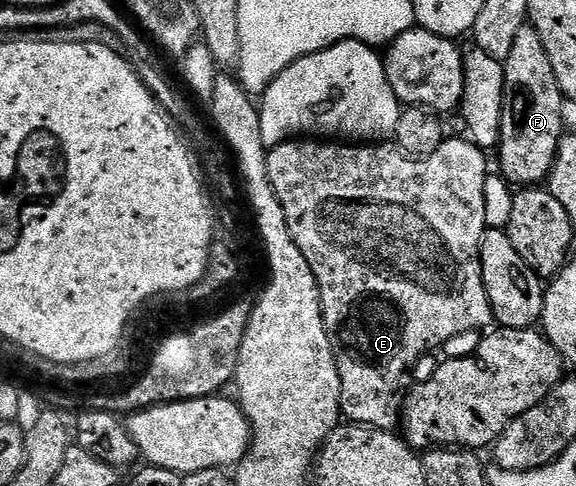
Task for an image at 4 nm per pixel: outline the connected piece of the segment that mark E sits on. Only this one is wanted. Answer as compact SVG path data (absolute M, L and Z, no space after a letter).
M447 137L441 144L440 148L436 148L436 152L432 152L432 156L427 158L413 159L402 153L394 144L327 144L322 140L291 140L288 142L282 142L278 146L273 147L267 153L266 167L268 168L268 176L270 177L270 183L272 188L276 188L276 196L280 200L280 204L284 208L284 216L288 220L288 228L292 232L292 240L296 244L296 248L300 248L300 252L304 252L304 260L308 260L310 270L316 276L316 284L318 285L318 291L322 297L322 315L324 316L324 324L326 325L326 331L328 332L328 340L332 344L332 352L334 353L334 359L338 365L338 371L340 372L340 384L342 385L342 416L347 423L364 426L371 430L389 430L393 431L400 422L400 395L403 393L402 381L406 378L406 373L425 356L426 350L434 350L437 346L442 346L445 342L450 342L453 338L458 338L461 334L470 334L473 330L485 331L487 328L495 325L494 313L490 307L490 301L488 300L488 292L484 288L484 280L482 279L482 265L480 264L480 244L482 238L487 232L485 222L485 196L484 186L485 180L488 175L488 169L486 169L487 155L483 151L479 150L473 142L462 138L450 138Z

